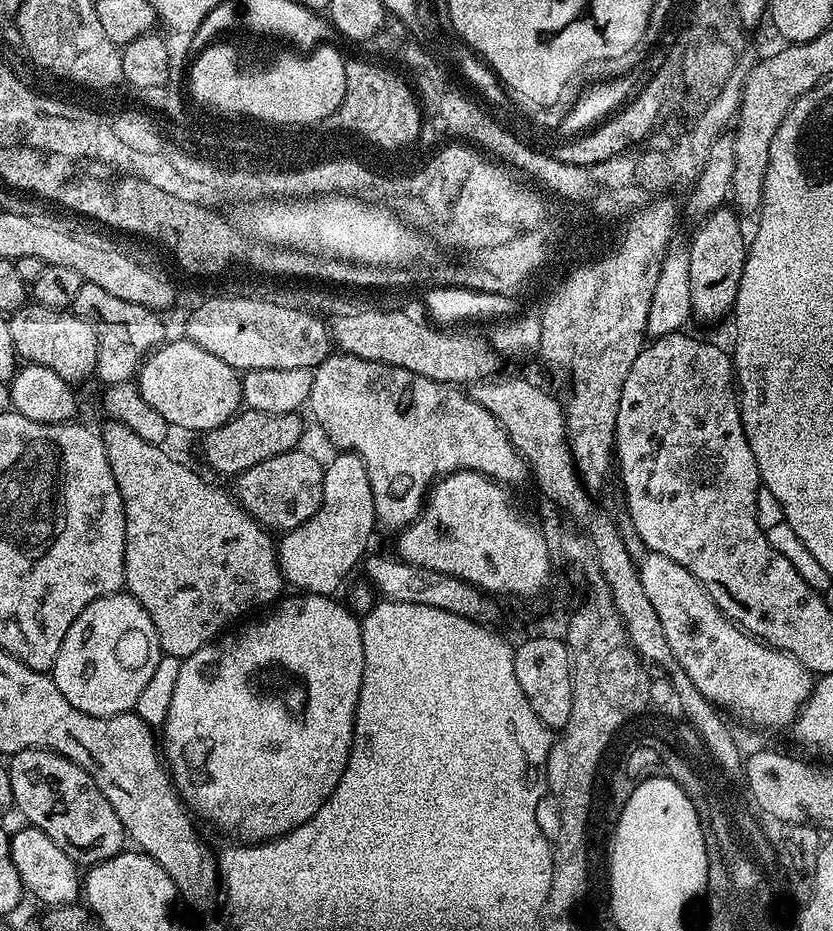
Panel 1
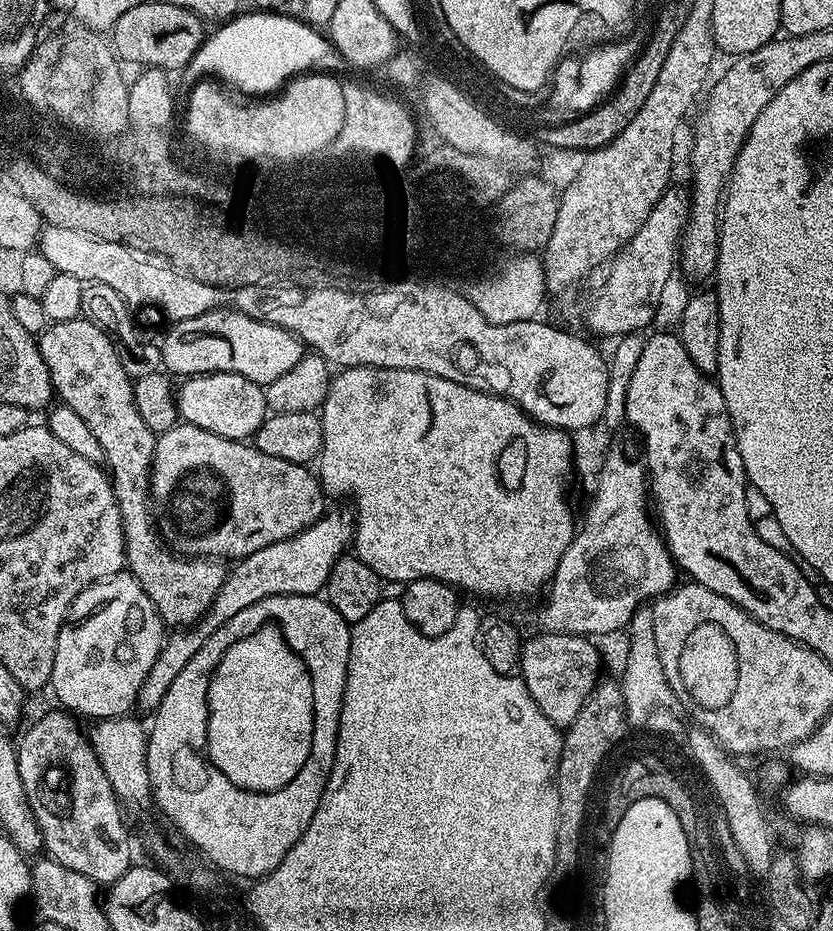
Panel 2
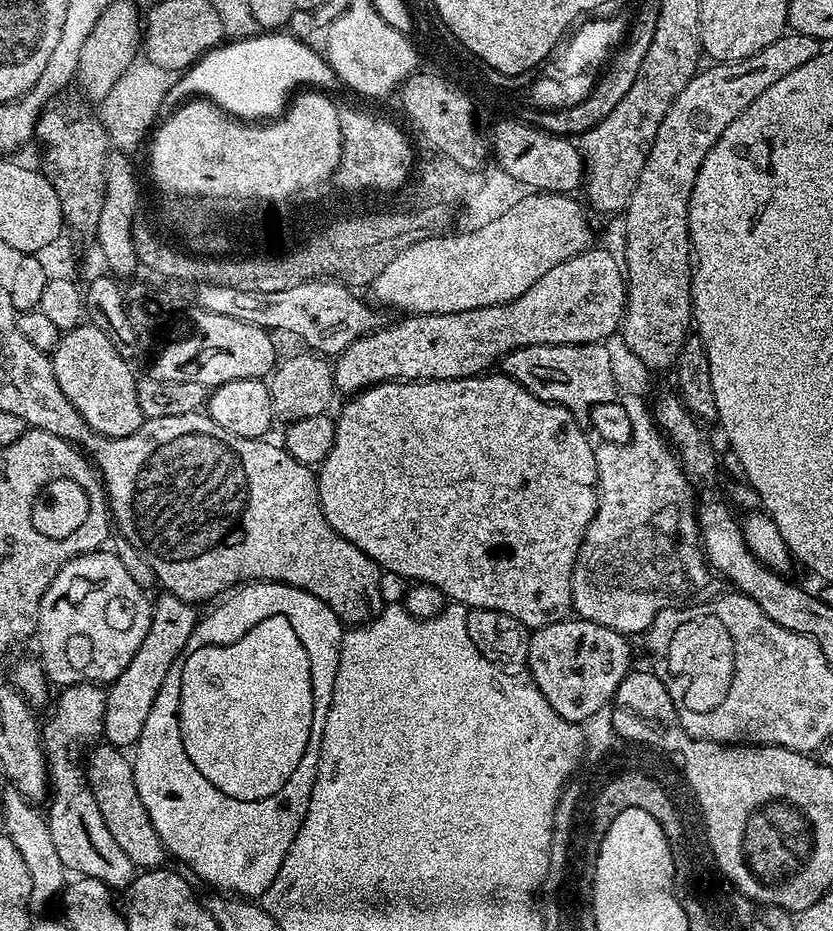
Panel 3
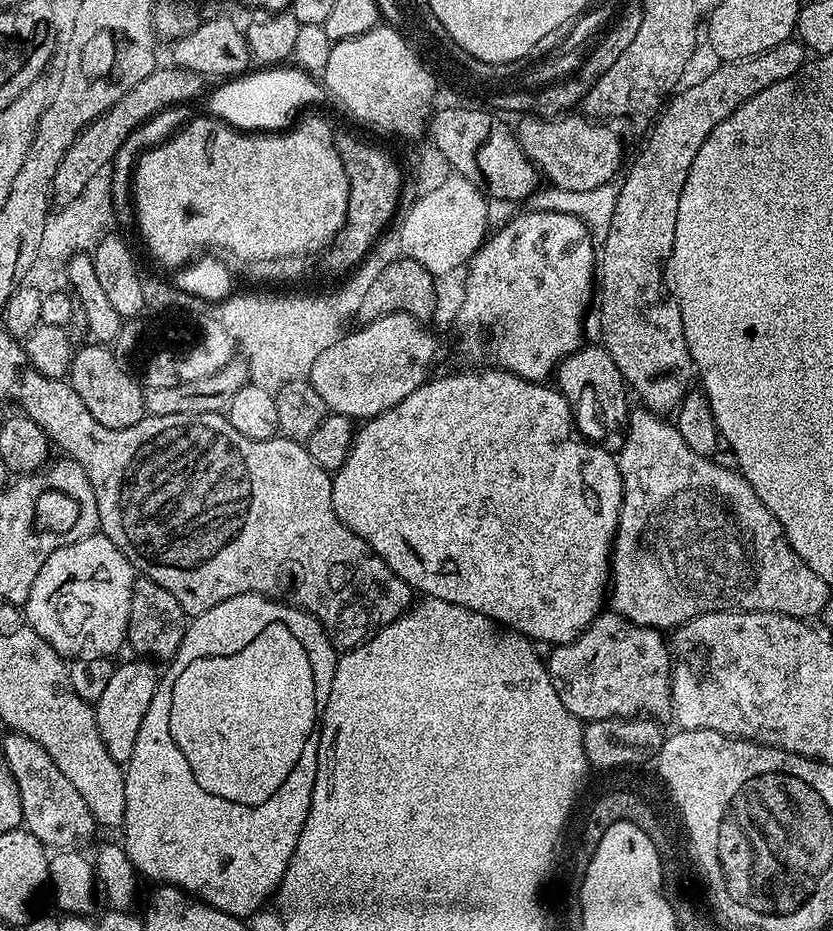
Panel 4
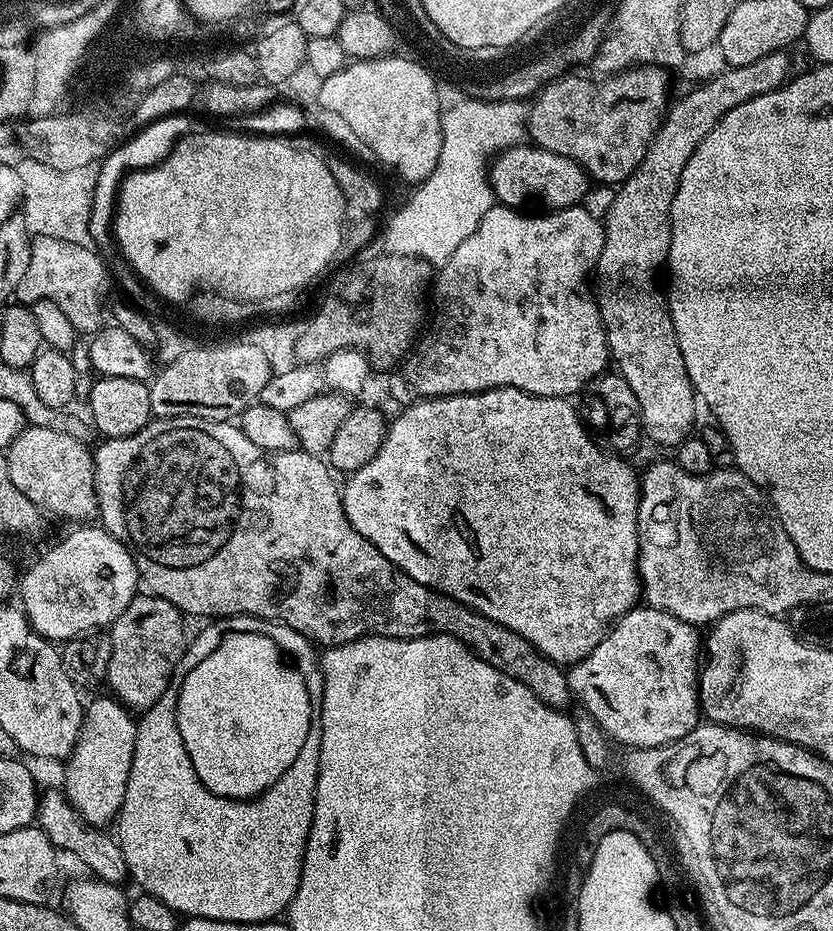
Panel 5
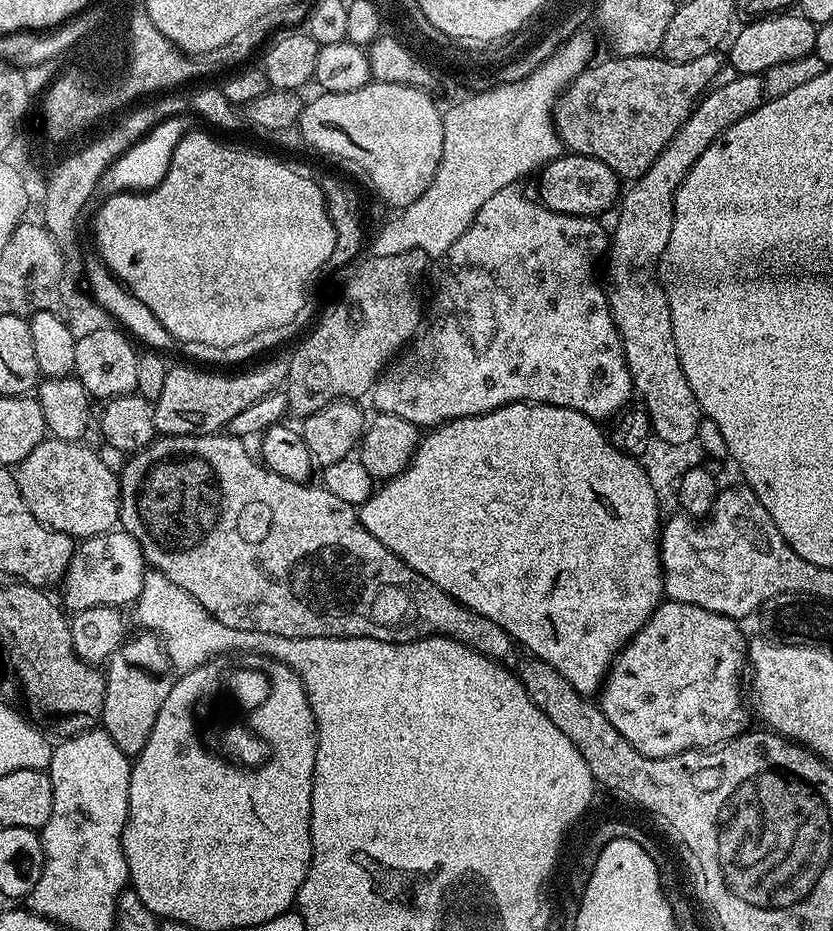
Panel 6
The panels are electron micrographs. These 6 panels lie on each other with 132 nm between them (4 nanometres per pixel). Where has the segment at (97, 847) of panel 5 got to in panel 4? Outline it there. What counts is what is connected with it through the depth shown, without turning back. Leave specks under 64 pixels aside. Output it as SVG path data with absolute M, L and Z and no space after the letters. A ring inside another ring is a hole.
M9 731L7 735L2 754L10 766L10 774L14 774L14 782L18 782L23 827L52 850L67 849L70 844L68 840L90 839L98 831L96 819L90 814L90 806L82 802L82 794L78 794L66 774L54 766L54 758L50 758L50 754L46 754L38 742L23 736L21 732Z

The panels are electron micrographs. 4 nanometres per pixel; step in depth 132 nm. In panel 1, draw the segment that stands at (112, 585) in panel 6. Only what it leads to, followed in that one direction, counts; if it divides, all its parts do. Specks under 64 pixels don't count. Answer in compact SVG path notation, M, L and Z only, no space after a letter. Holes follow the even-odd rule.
M121 590L90 602L90 606L78 614L70 630L66 630L66 638L58 650L50 675L58 690L62 690L62 698L66 698L66 702L82 714L117 716L135 709L142 690L146 690L146 682L154 678L161 655L158 634L154 630L154 622L150 622L150 614L146 614L146 610L142 610L142 606L127 591Z

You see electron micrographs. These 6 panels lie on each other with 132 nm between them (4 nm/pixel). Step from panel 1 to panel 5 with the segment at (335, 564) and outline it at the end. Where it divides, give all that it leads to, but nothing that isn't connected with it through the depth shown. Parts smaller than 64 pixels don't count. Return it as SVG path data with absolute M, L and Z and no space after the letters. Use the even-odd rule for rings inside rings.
M111 694L87 701L80 741L65 763L68 765L64 768L62 791L88 824L108 826L120 815L134 758L137 721L134 716L132 720L132 716L133 713Z

